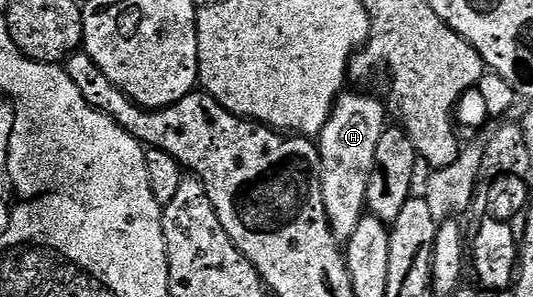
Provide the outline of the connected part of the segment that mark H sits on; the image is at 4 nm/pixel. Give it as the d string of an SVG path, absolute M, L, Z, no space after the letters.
M343 91L334 102L328 123L324 123L322 132L316 137L324 207L330 230L339 239L351 237L364 216L366 192L376 173L376 147L380 135L388 127L387 106L383 105L374 97Z

